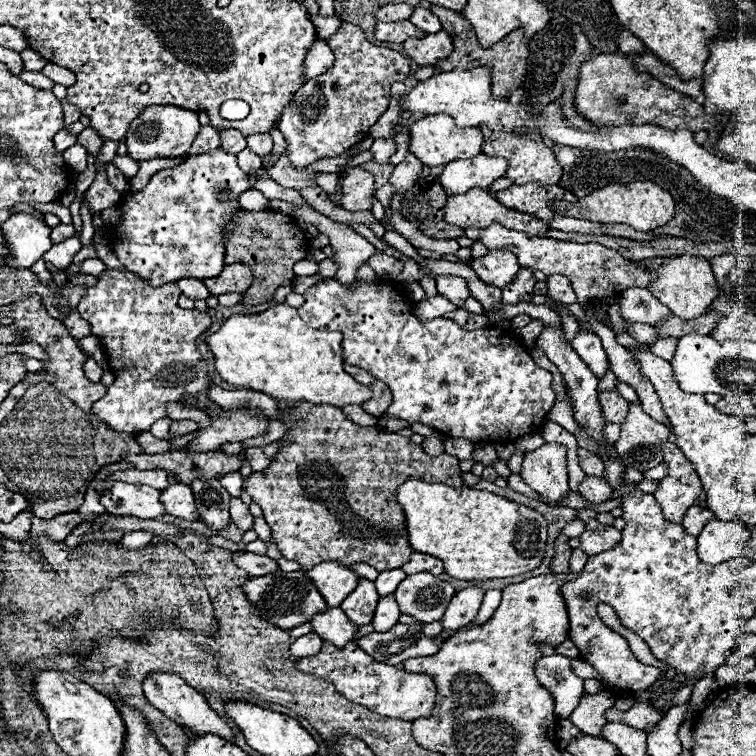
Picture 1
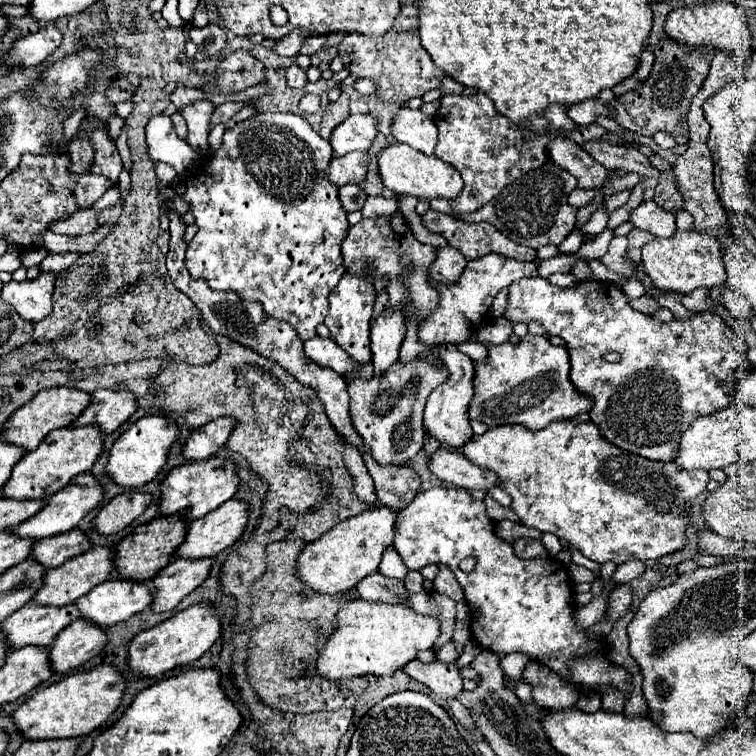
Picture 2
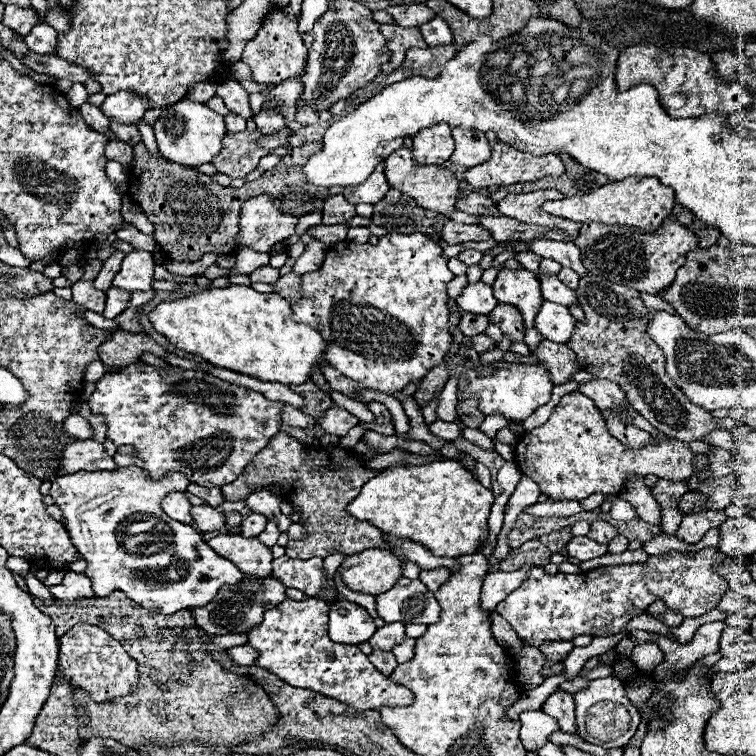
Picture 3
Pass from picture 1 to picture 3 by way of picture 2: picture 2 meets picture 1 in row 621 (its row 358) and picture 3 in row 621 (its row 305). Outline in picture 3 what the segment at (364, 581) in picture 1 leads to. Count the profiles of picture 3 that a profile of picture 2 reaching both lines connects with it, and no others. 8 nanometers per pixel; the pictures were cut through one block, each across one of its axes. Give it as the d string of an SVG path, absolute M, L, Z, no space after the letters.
M340 600L330 606L330 626L328 634L338 644L362 644L372 638L376 632L374 618L368 612L352 602Z

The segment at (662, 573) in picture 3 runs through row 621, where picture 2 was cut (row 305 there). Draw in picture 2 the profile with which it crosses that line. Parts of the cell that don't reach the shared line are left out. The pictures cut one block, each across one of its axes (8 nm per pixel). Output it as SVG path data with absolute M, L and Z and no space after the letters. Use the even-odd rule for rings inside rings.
M538 276L522 278L508 288L508 302L502 316L514 324L540 322L548 334L562 336L572 364L570 378L580 392L594 398L590 418L600 428L600 434L610 444L648 460L672 460L680 434L690 422L730 406L738 382L752 370L746 342L726 326L720 316L712 312L694 312L692 318L686 320L674 318L672 322L658 322L650 314L634 310L628 304L628 296L612 282L584 280L570 288L560 288ZM606 352L618 352L620 362L604 362L602 354Z

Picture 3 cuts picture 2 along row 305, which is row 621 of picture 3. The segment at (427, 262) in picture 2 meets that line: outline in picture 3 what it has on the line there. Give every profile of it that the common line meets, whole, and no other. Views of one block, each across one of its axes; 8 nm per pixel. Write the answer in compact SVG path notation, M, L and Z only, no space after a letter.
M400 578L388 592L376 596L376 610L386 622L412 622L412 624L436 624L442 608L434 594L418 582Z

